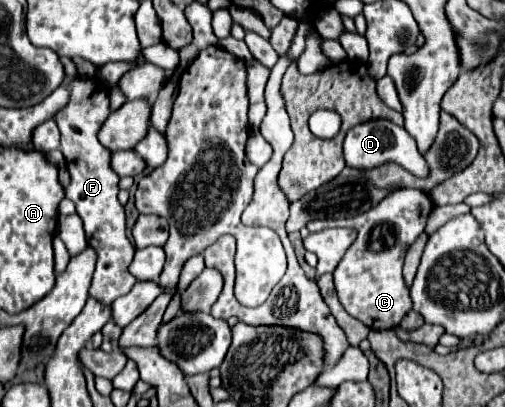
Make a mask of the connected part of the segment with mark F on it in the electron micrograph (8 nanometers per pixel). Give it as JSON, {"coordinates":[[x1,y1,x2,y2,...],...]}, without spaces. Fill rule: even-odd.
{"coordinates":[[96,78,72,80,70,88,72,88,70,106,66,106,66,110,60,110,56,116,60,134,62,134,60,150,68,162,68,172,70,172,66,198,70,198,76,204,76,212,84,222,88,246,92,246,98,256,88,296,102,304,112,304,118,296,128,294,130,288,136,284,136,278,130,278,130,272,128,272,128,264,132,262,136,250,126,238,124,208,116,198,120,178,110,170,110,150,102,148,96,138,102,122,110,114,108,92,104,84]]}

